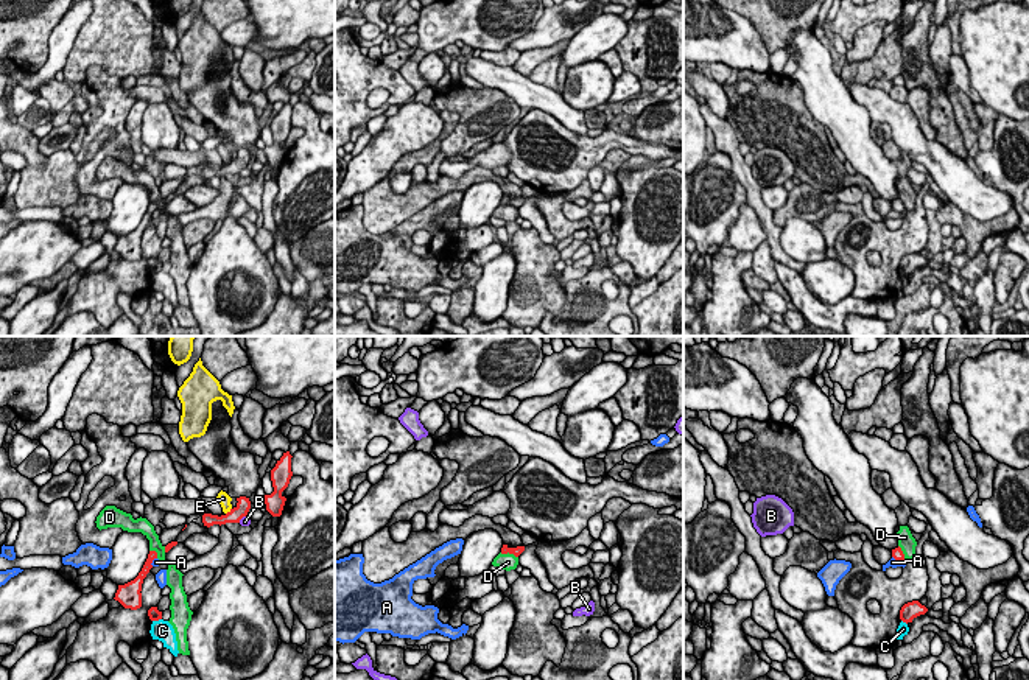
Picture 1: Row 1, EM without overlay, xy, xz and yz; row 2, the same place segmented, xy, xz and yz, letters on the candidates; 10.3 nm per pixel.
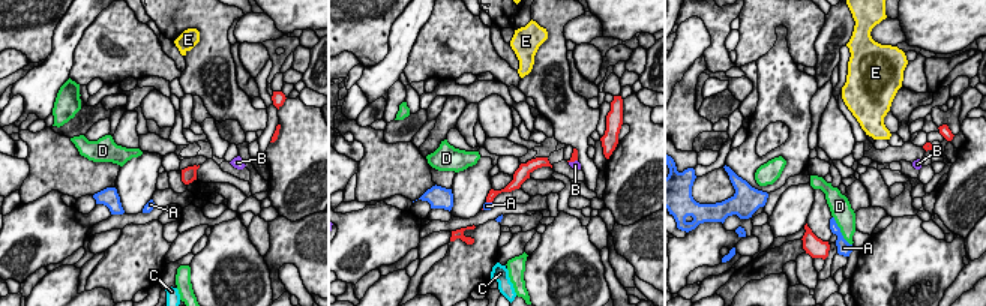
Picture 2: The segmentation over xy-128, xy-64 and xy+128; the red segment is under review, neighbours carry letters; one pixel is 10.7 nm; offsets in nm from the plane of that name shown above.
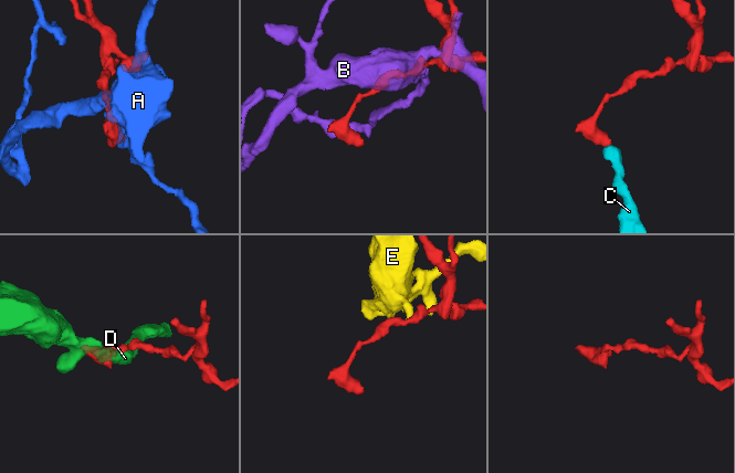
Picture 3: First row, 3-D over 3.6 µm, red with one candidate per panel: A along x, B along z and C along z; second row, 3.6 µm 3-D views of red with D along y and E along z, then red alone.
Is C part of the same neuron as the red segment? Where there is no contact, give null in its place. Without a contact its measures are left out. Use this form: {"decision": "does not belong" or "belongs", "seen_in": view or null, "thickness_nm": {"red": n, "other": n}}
{"decision": "does not belong", "seen_in": "xy", "thickness_nm": {"red": 130, "other": 220}}

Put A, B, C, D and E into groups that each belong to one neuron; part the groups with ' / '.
A / B / C / D / E

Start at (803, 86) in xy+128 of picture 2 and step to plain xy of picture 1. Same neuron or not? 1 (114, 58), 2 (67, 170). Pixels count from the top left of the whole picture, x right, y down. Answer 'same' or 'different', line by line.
1: different
2: different

